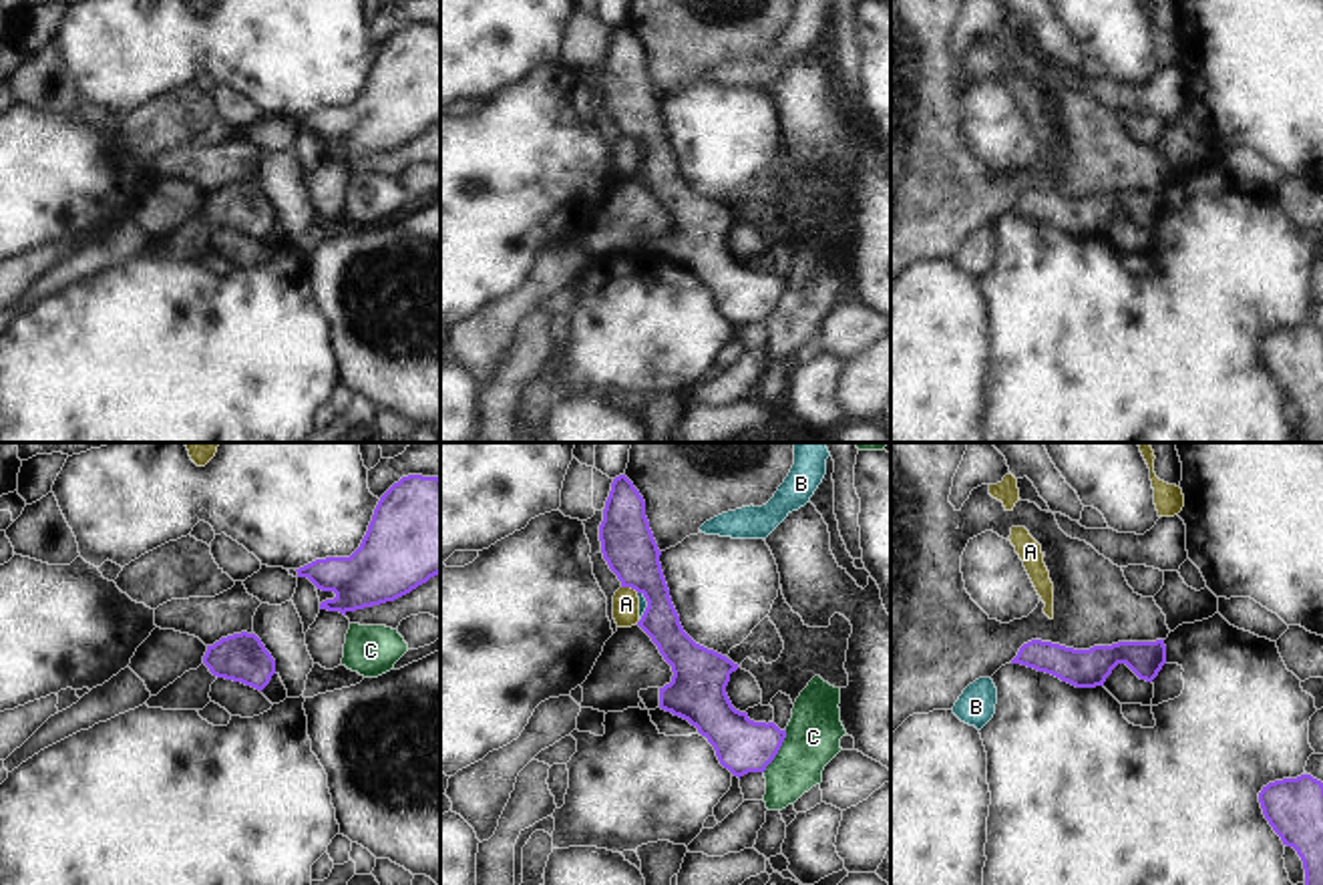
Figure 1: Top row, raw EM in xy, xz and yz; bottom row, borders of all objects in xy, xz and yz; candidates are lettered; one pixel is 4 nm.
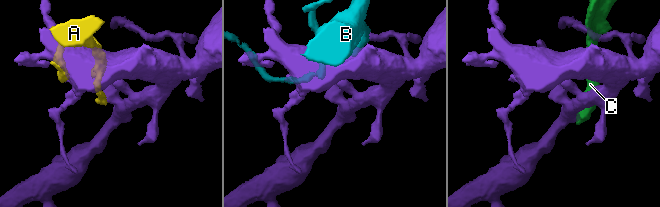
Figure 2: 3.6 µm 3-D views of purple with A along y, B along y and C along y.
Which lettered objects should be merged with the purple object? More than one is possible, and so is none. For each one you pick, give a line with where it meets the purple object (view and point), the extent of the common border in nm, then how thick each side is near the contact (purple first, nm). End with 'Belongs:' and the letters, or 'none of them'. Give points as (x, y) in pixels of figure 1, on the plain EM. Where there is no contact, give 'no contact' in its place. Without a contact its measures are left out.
Belongs: none of them

